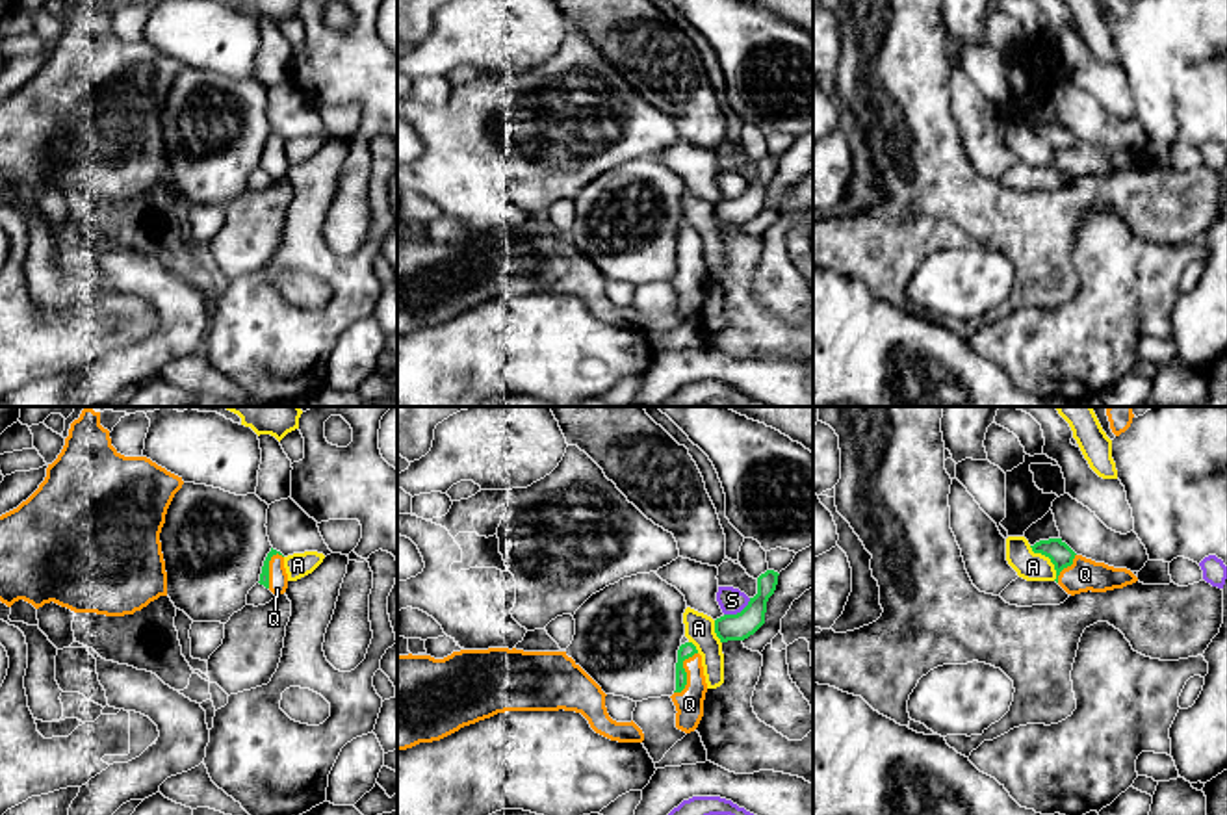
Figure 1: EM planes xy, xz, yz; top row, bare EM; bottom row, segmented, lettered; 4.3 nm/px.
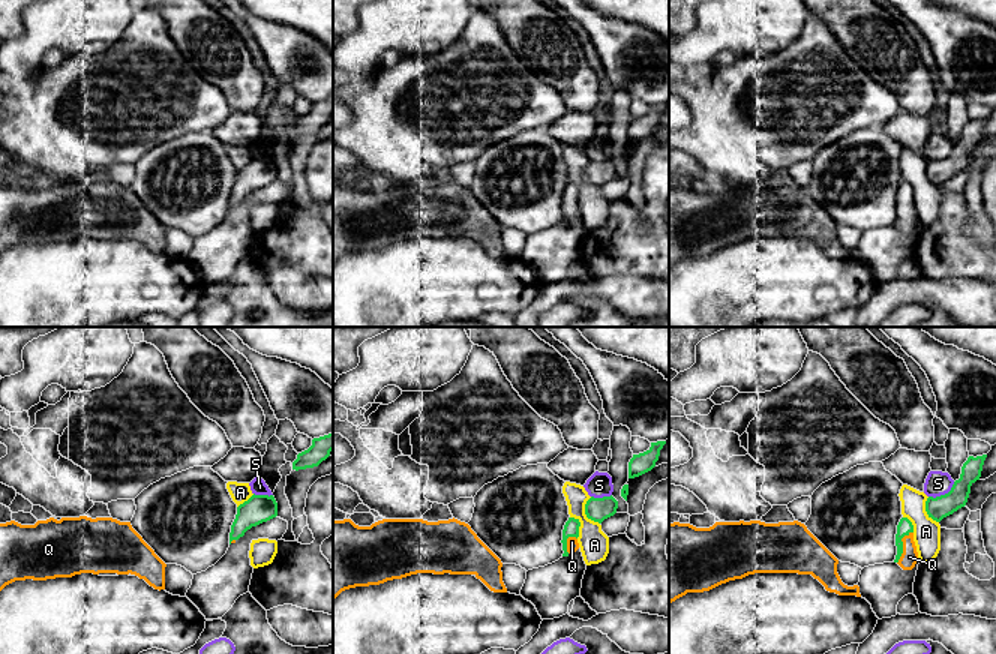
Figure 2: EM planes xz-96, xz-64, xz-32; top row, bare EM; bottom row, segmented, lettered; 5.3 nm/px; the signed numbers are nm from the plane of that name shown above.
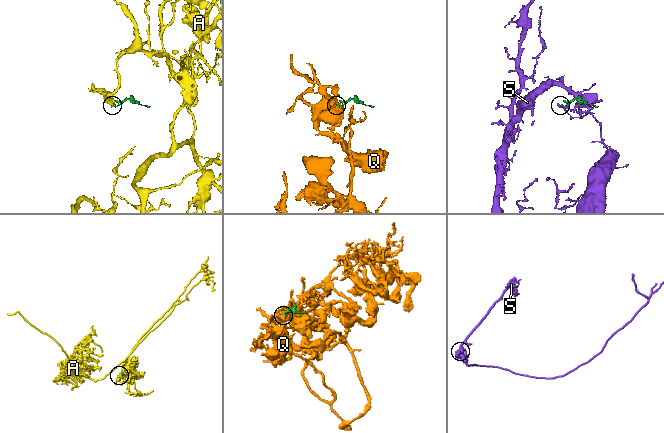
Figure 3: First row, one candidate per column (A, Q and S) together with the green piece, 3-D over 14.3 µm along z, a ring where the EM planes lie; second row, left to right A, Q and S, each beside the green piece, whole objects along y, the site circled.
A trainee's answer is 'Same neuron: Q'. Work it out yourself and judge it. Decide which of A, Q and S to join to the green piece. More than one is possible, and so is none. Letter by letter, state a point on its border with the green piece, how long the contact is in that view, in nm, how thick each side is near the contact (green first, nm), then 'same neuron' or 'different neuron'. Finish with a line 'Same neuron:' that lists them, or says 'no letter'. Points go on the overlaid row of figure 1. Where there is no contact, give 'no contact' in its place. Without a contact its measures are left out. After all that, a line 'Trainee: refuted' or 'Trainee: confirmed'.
A: yz (1049, 557) | 190 nm | 100/130 nm | different neuron
Q: xz (685, 672) | 200 nm | 70/130 nm | same neuron
S: xz (737, 613) | 140 nm | 120/110 nm | different neuron
Same neuron: Q
Trainee: confirmed

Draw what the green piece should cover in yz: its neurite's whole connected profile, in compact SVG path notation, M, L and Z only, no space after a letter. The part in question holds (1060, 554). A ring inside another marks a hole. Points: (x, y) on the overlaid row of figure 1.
M1062 538L1040 540L1030 548L1051 559L1056 570L1054 581L1071 596L1088 590L1106 592L1138 581L1127 568L1114 568L1077 555Z

